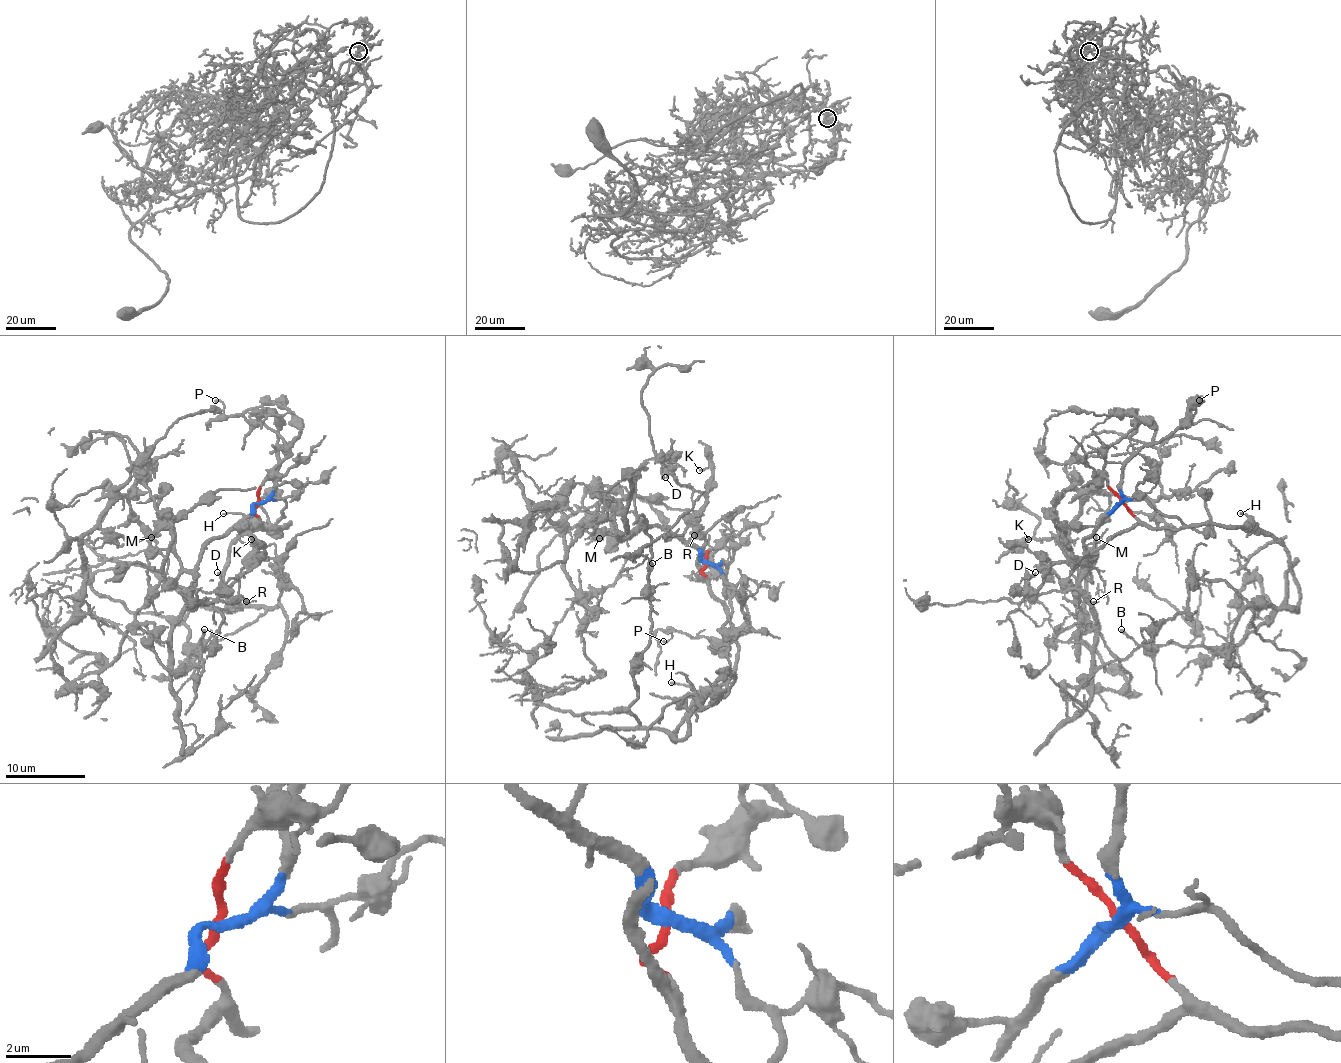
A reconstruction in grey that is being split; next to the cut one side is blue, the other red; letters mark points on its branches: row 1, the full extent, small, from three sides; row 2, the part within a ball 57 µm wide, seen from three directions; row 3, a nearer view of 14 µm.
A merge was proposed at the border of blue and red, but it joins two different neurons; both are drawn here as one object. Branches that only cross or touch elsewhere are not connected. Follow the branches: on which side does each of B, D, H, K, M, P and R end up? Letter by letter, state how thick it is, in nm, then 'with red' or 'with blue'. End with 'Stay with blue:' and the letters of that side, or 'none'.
B: calibre 240 nm; with red
D: calibre 120 nm; with red
H: calibre 130 nm; with red
K: calibre 150 nm; with red
M: calibre 140 nm; with blue
P: calibre 120 nm; with blue
R: calibre 180 nm; with red
Stay with blue: M, P

